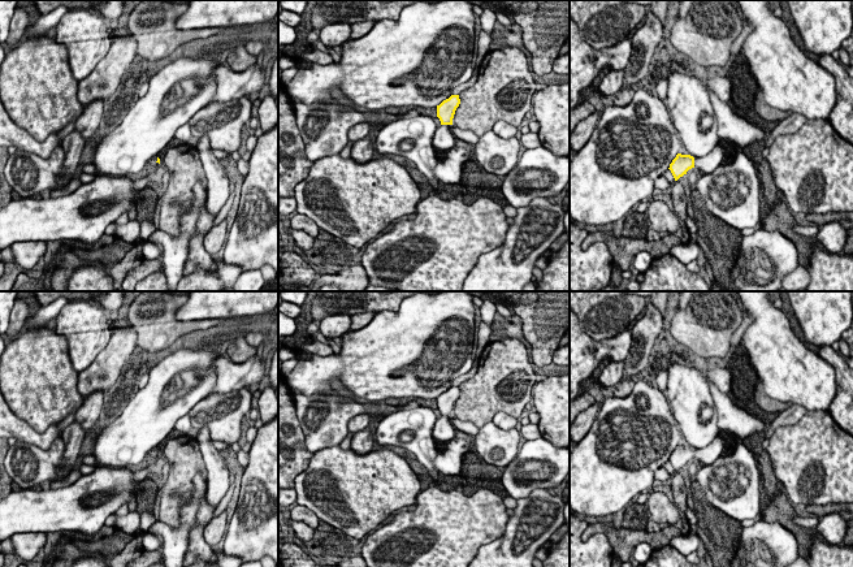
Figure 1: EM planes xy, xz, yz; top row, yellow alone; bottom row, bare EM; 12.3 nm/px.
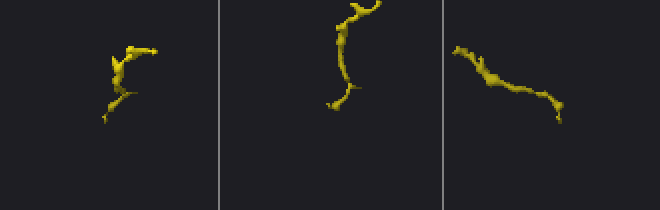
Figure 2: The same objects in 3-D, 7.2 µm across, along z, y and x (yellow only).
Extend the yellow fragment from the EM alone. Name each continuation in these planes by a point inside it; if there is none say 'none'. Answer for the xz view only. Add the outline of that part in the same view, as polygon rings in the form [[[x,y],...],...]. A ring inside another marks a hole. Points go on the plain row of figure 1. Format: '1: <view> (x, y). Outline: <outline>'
1: xz (444, 431). Outline: [[[438,416],[433,429],[433,440],[437,442],[446,442],[455,437],[455,428],[450,417],[451,416]]]

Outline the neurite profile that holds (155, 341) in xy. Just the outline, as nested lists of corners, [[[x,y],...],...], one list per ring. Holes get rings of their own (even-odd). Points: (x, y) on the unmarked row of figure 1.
[[[152,291],[139,294],[130,304],[127,320],[138,334],[135,349],[157,352],[173,346],[176,341],[190,332],[208,329],[222,324],[226,319],[207,319],[179,321],[176,319],[178,308],[189,295]]]

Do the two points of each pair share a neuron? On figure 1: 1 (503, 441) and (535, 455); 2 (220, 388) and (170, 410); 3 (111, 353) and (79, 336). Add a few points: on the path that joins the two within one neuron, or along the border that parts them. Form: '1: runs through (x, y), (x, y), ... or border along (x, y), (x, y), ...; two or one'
1: border along (519, 451), (505, 466); two
2: border along (212, 360), (216, 384), (209, 393); two
3: border along (112, 329), (108, 343), (82, 371); two

